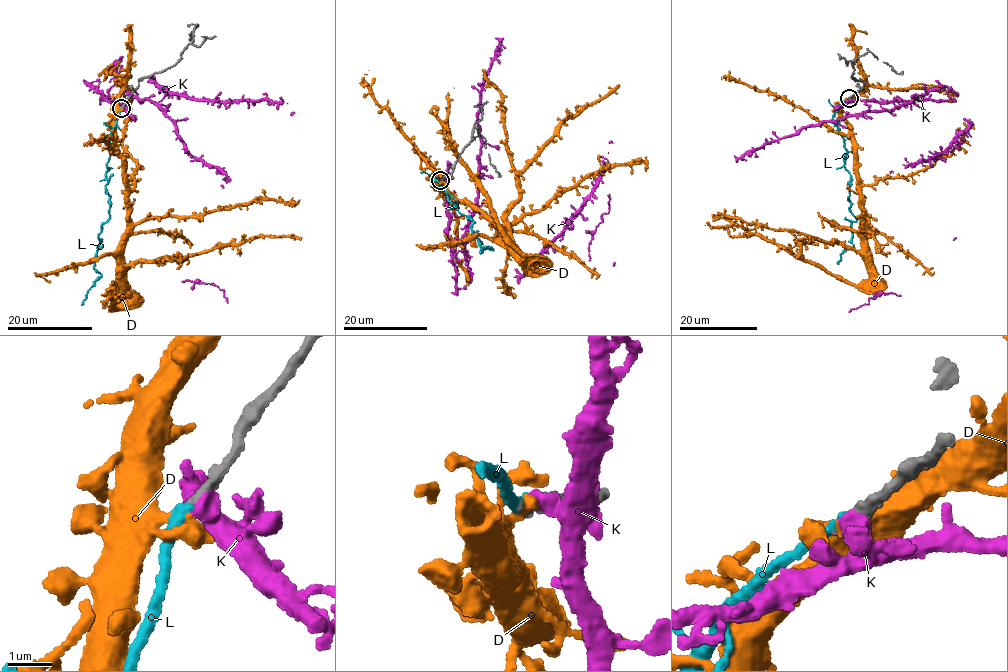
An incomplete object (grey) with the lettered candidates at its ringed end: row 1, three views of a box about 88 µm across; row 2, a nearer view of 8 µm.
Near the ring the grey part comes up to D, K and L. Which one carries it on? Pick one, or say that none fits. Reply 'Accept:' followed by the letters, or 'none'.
Accept: L

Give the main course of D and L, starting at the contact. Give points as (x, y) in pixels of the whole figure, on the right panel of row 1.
D: (849, 98), (841, 116), (853, 147), (869, 279), (849, 284), (740, 226), (705, 225)
L: (849, 98), (838, 107), (832, 123), (847, 151), (848, 198), (857, 221), (852, 223), (853, 247), (837, 264)

